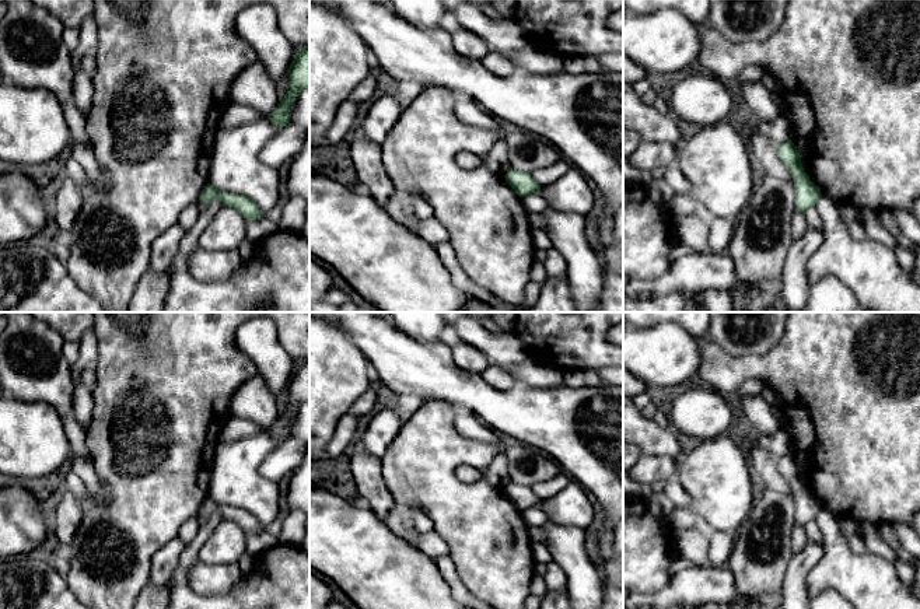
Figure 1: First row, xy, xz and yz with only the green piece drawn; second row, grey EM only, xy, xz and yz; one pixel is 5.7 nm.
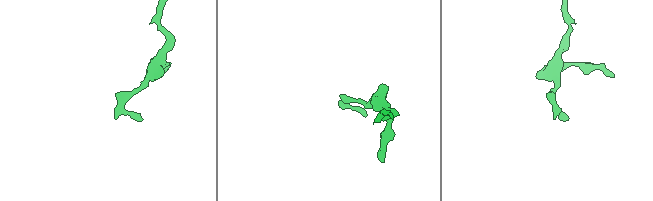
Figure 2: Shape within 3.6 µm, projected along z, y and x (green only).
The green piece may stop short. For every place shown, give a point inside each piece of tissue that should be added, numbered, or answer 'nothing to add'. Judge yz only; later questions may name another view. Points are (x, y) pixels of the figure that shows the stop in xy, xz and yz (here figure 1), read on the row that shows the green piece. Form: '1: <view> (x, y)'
nothing to add

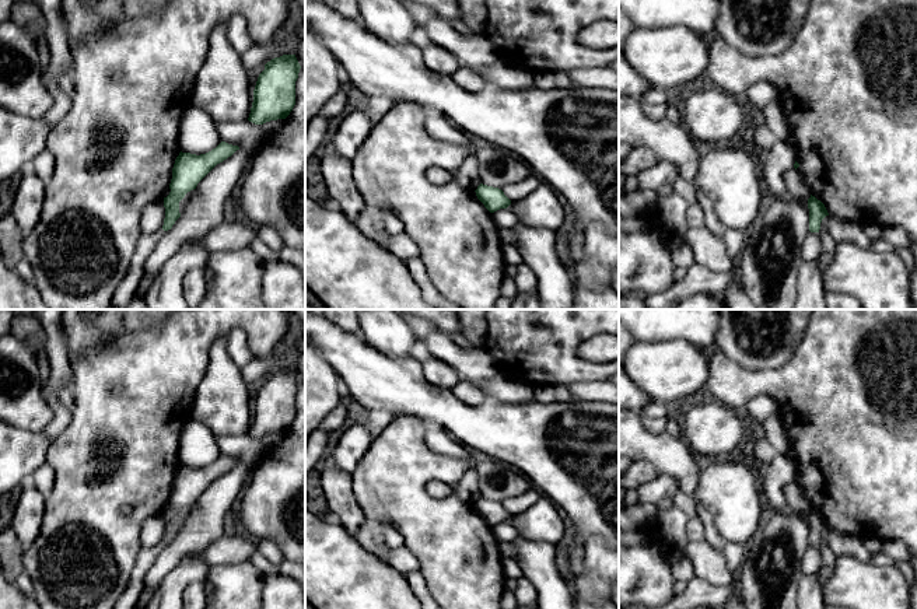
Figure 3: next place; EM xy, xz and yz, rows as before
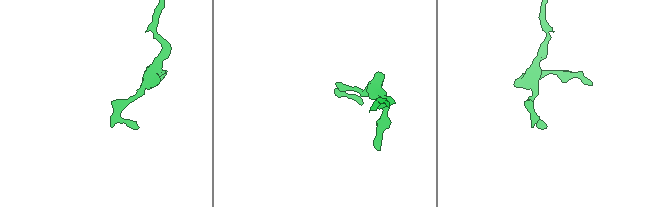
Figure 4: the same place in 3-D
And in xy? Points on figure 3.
nothing to add

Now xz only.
nothing to add

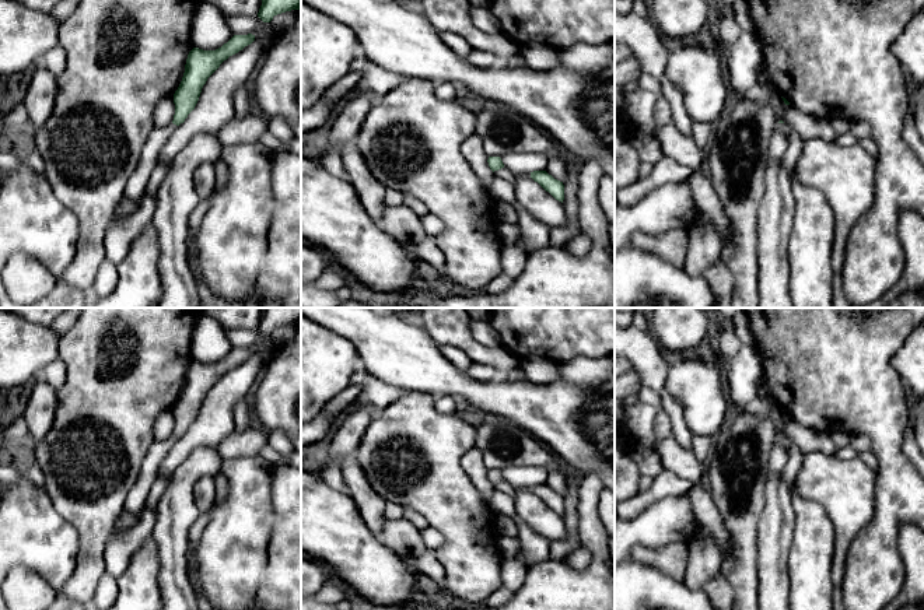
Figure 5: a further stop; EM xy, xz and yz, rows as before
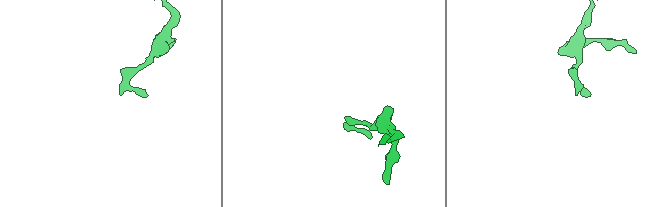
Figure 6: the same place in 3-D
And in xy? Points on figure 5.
1: xy (157, 139)

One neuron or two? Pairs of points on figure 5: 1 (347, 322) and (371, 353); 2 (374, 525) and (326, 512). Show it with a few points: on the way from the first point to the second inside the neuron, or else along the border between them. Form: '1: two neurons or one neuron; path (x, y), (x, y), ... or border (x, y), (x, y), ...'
1: one neuron; path (354, 329), (371, 346)
2: two neurons; border (347, 494), (364, 523), (380, 537)

